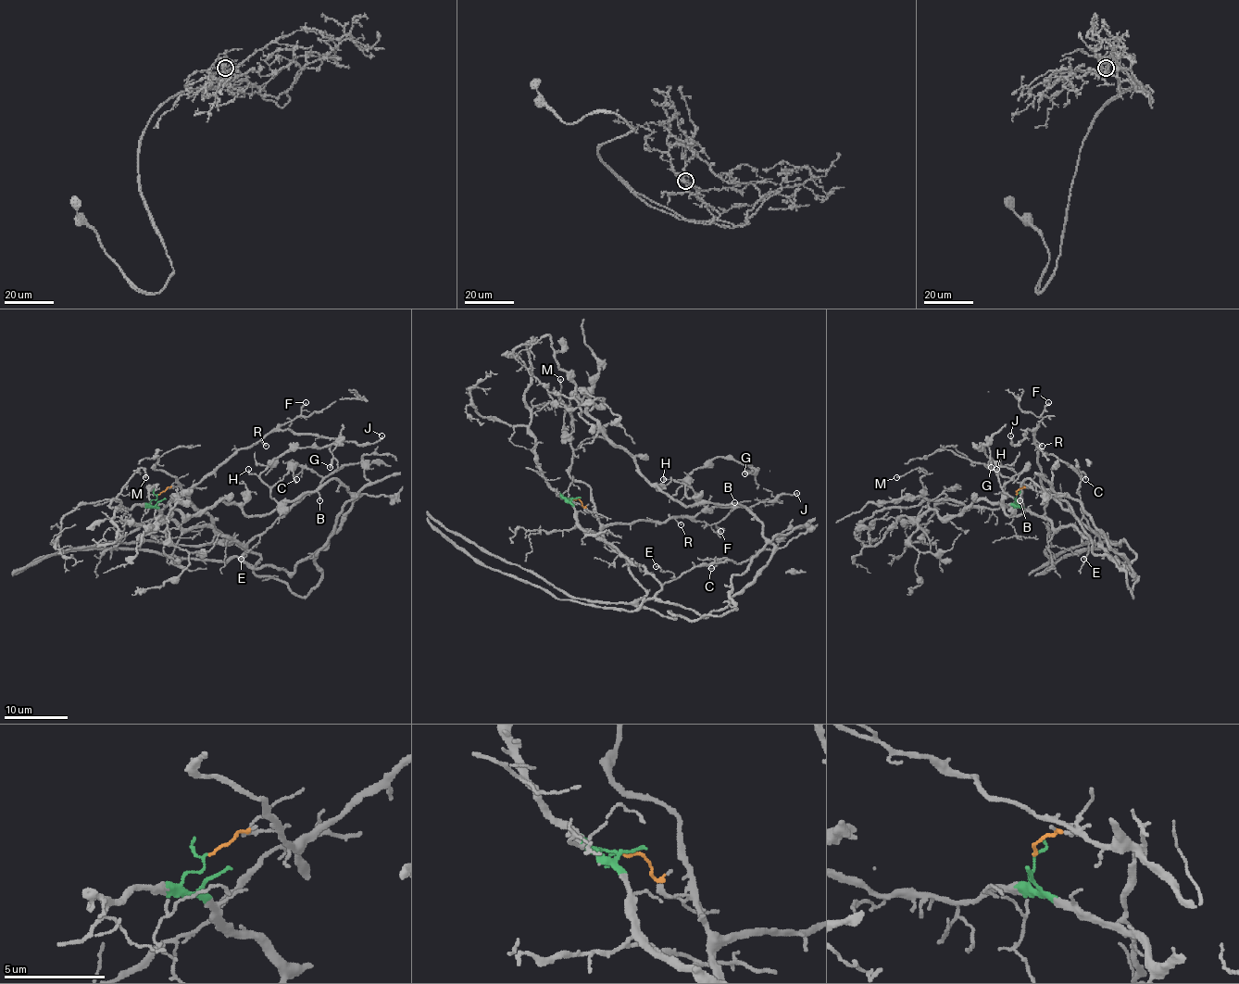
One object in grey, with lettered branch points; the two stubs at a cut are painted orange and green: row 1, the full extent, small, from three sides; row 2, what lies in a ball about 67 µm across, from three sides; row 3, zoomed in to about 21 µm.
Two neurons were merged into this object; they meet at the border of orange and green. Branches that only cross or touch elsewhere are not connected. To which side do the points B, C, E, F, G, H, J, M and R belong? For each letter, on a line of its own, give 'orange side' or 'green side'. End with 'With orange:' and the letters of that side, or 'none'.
B: green side
C: green side
E: green side
F: orange side
G: green side
H: green side
J: orange side
M: green side
R: orange side
With orange: F, J, R

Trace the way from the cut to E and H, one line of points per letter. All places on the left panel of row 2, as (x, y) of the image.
E: (156, 495), (163, 515), (183, 528), (212, 526), (245, 544), (258, 536), (260, 540), (241, 560)
H: (156, 495), (183, 528), (212, 526), (243, 561), (292, 573), (358, 495), (331, 478), (279, 502), (249, 469)

